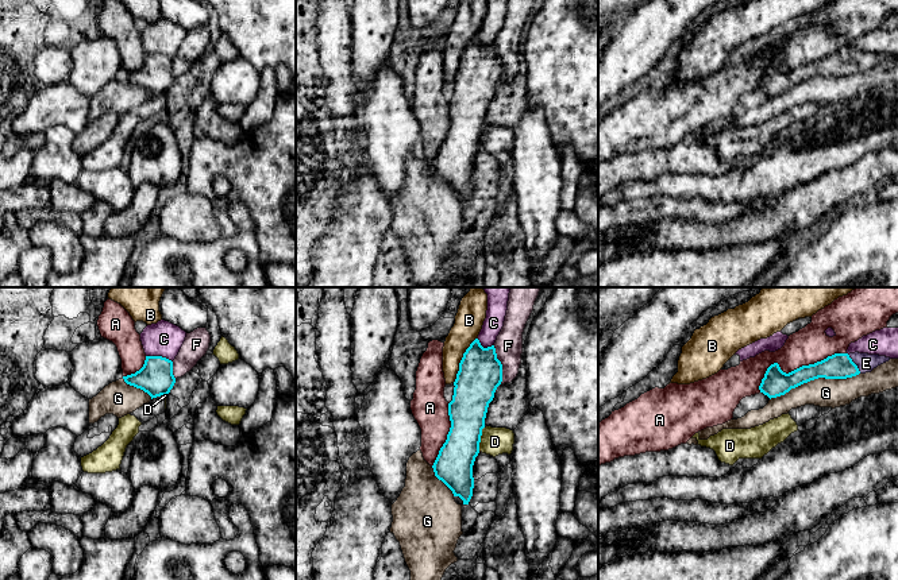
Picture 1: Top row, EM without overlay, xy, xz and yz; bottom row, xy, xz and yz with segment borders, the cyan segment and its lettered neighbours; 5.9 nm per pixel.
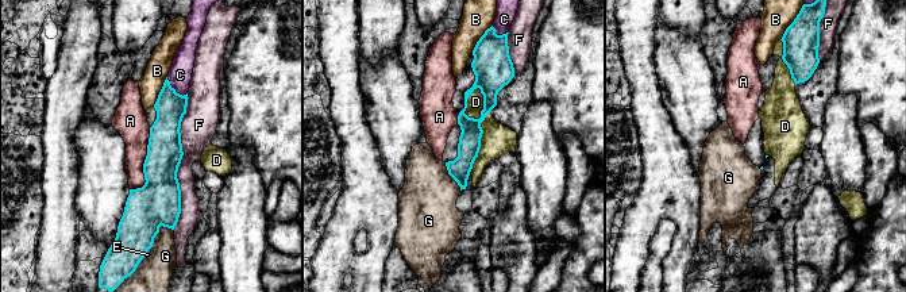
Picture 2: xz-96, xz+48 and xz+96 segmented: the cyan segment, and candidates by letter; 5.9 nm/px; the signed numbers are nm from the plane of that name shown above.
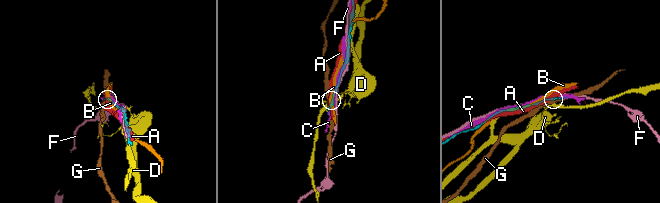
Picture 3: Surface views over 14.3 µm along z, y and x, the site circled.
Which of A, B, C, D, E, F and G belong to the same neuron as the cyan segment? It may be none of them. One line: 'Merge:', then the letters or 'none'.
Merge: E

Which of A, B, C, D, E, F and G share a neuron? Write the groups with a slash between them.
A / B / C / D / E / F / G

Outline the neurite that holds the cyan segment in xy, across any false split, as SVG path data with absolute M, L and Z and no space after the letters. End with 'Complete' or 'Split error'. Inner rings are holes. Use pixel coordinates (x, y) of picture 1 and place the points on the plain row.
M146 54L143 65L123 77L127 82L147 90L151 97L165 94L176 81L173 59L162 54Z. Complete

